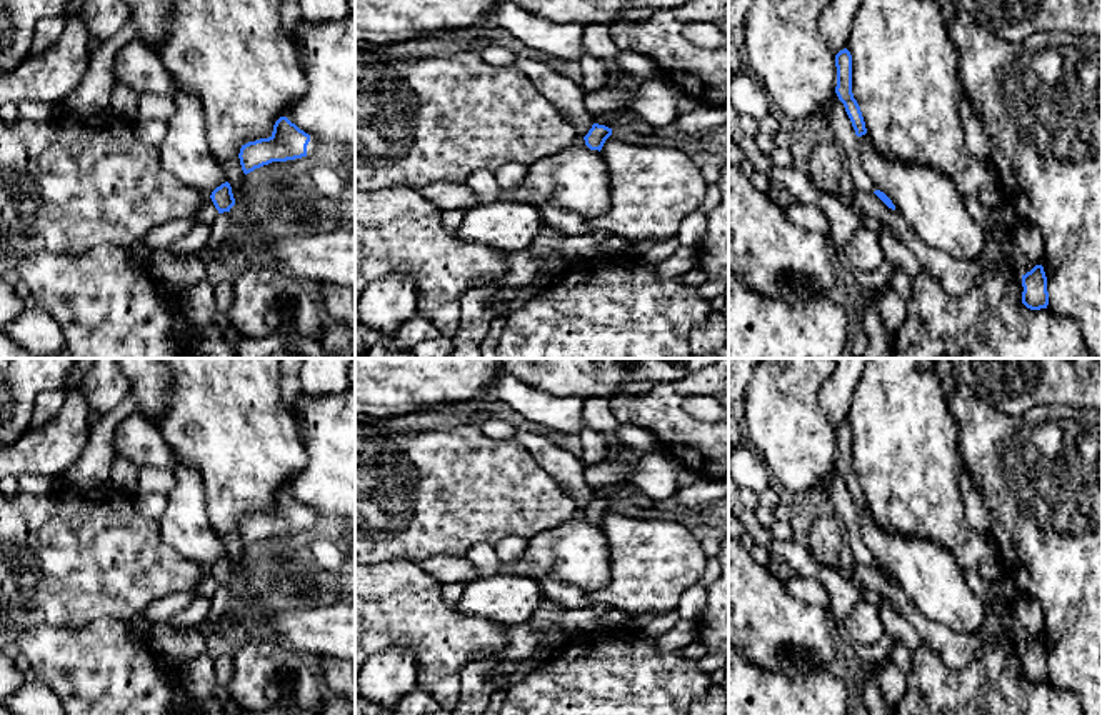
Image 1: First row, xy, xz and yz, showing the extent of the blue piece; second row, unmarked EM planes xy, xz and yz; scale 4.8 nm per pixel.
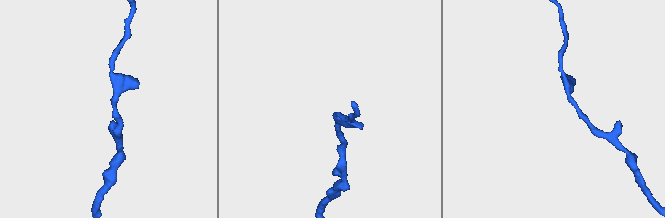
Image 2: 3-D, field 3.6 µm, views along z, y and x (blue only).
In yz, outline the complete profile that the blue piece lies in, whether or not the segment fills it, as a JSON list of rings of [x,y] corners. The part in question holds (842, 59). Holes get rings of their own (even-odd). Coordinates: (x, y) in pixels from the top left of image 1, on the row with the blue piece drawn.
[[[847,48],[840,50],[835,55],[835,67],[837,67],[835,93],[845,107],[845,112],[852,122],[855,135],[862,137],[867,133],[867,128],[865,128],[865,122],[864,122],[860,107],[852,93],[852,55]]]

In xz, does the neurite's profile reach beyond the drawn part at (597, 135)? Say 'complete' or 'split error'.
complete

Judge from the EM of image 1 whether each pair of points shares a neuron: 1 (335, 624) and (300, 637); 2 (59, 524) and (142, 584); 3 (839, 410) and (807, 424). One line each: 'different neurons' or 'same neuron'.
1: same neuron
2: same neuron
3: different neurons

